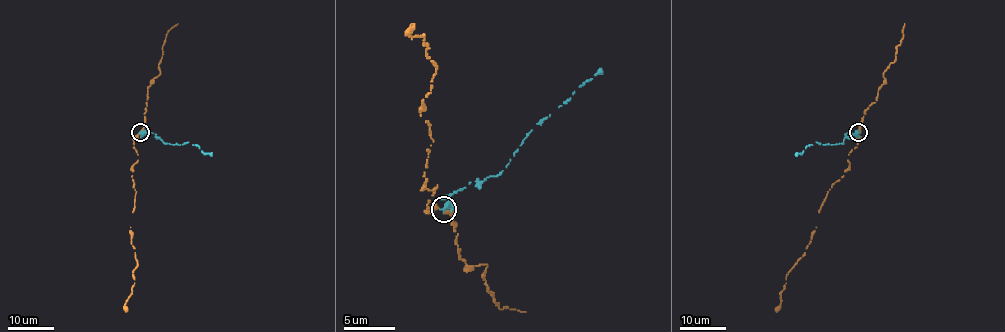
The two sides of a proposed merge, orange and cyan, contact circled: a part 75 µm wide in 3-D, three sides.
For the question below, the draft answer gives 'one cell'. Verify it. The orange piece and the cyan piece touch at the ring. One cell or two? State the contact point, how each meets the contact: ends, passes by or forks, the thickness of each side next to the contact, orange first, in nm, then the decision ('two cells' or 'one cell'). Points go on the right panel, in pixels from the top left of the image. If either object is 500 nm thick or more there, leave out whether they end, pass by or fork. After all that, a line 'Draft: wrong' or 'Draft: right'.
at (858, 132); orange passes by; cyan passes by; 220 nm thick on the orange side, 360 nm on the other; two cells
Draft: wrong

